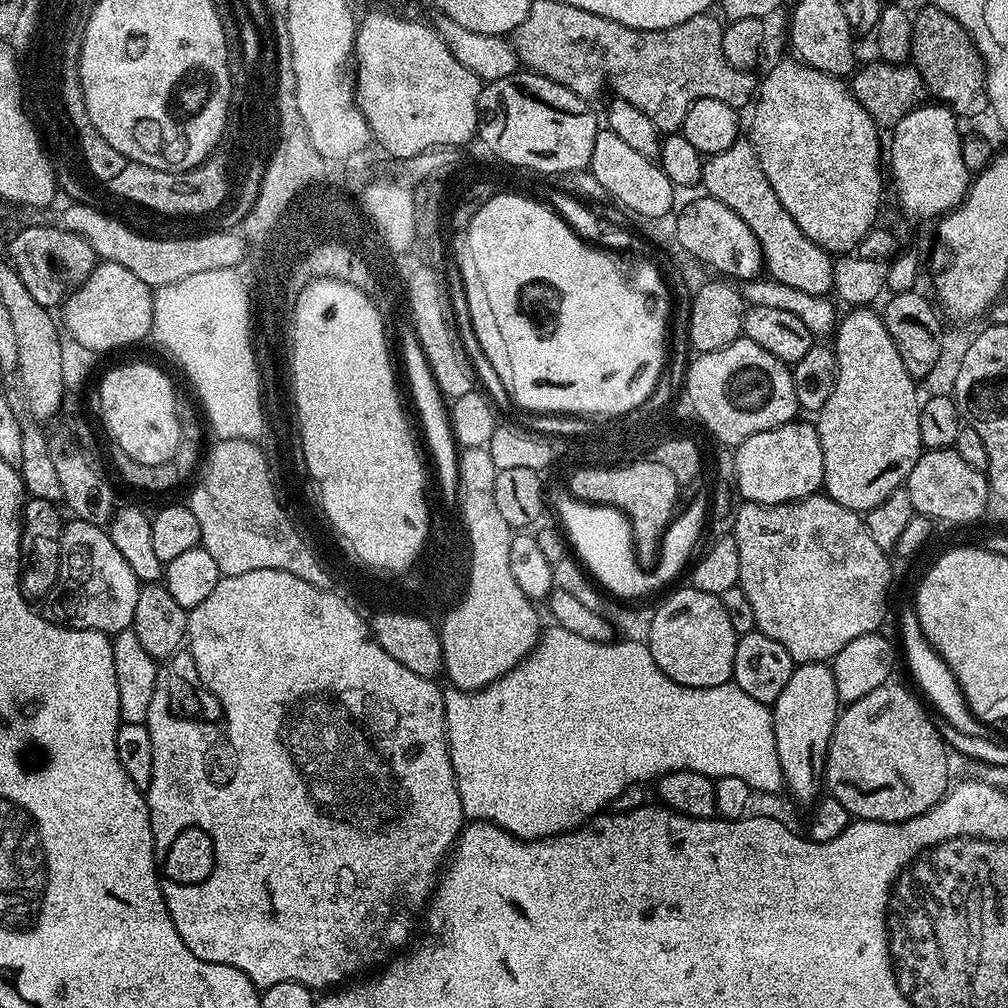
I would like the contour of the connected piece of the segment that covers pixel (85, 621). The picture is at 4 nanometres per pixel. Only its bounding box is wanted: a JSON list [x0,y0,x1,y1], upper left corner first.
[58,518,141,634]

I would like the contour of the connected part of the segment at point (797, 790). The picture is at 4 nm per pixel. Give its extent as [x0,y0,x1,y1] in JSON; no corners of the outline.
[771,662,841,802]

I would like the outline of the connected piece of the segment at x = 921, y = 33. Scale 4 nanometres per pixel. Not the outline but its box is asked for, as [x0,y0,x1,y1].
[911,3,989,118]

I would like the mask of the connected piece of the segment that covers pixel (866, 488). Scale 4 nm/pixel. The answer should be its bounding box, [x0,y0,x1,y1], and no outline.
[815,306,922,514]

